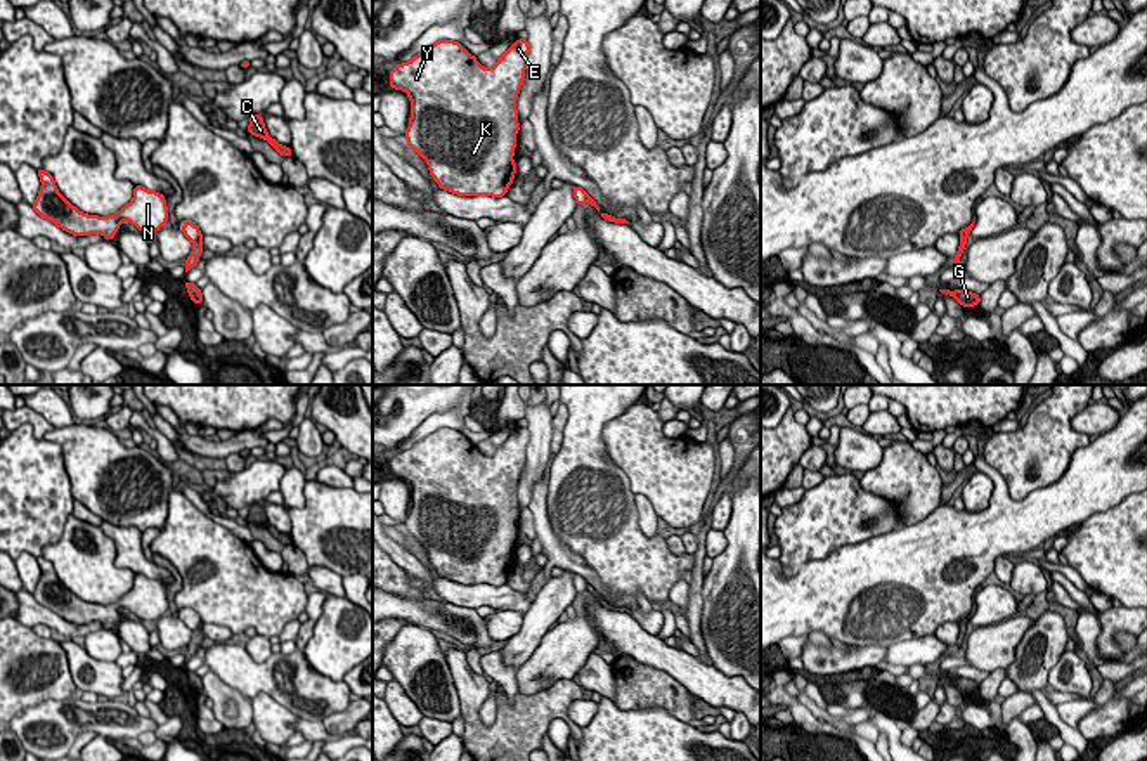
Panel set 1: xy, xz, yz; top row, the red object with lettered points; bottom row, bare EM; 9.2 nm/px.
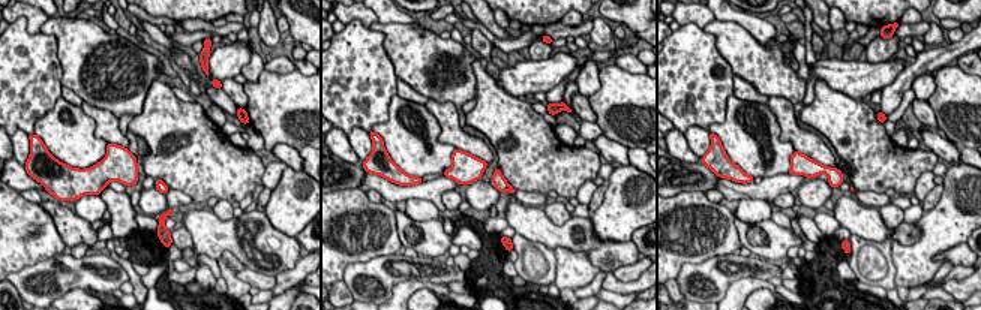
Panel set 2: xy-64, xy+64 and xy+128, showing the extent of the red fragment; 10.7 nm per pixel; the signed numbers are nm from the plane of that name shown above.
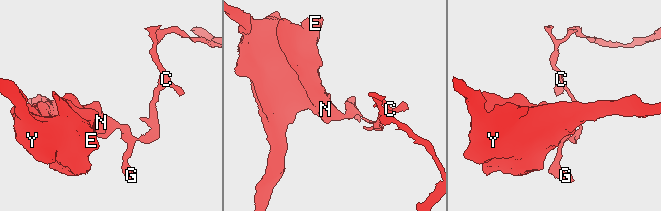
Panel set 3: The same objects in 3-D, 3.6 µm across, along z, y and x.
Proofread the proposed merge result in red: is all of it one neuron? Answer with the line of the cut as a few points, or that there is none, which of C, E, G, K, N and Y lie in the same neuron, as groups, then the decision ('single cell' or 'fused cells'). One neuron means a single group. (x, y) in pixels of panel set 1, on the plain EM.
xy (201, 623), (193, 631) | C G / E K N Y | fused cells

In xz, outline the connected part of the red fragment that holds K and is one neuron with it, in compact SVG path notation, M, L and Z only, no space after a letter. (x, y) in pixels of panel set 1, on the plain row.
M520 426L494 456L485 456L459 430L438 428L390 459L390 477L404 478L411 487L411 506L404 522L407 536L426 550L440 577L457 584L506 584L516 562L516 487L528 440L528 428Z

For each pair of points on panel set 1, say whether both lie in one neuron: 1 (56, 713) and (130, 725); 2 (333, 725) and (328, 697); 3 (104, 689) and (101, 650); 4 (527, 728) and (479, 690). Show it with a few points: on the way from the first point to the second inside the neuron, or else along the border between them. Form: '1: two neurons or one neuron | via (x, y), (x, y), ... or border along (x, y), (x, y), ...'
1: one neuron | via (75, 725), (111, 725)
2: two neurons | border along (352, 701), (343, 709), (330, 713), (321, 720)
3: two neurons | border along (82, 647), (97, 659), (113, 661)
4: one neuron | via (506, 730), (484, 730), (473, 720), (473, 711)

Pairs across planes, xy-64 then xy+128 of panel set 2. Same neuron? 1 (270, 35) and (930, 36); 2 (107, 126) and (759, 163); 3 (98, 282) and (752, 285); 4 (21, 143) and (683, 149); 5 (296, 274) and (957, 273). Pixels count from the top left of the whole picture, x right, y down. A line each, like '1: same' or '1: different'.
1: same
2: different
3: different
4: different
5: same

